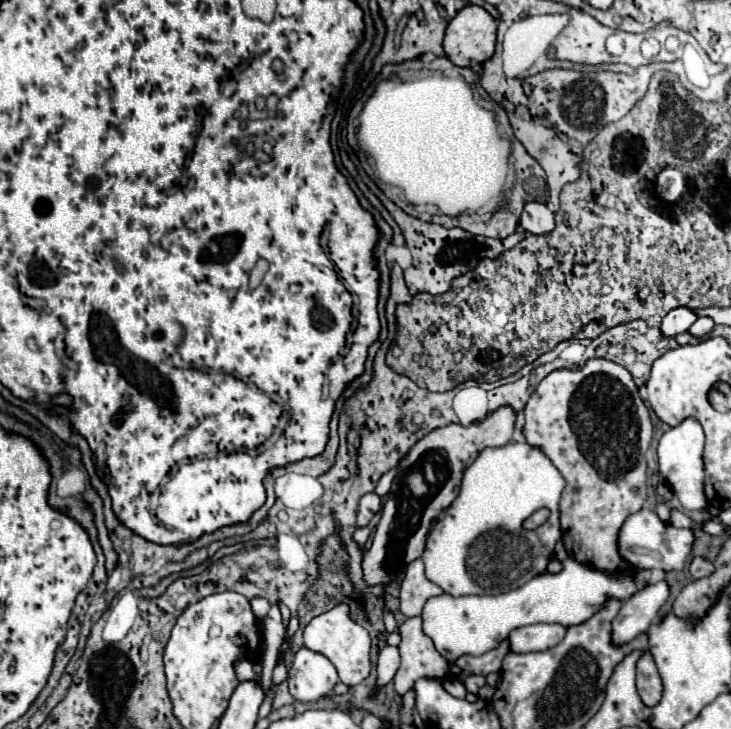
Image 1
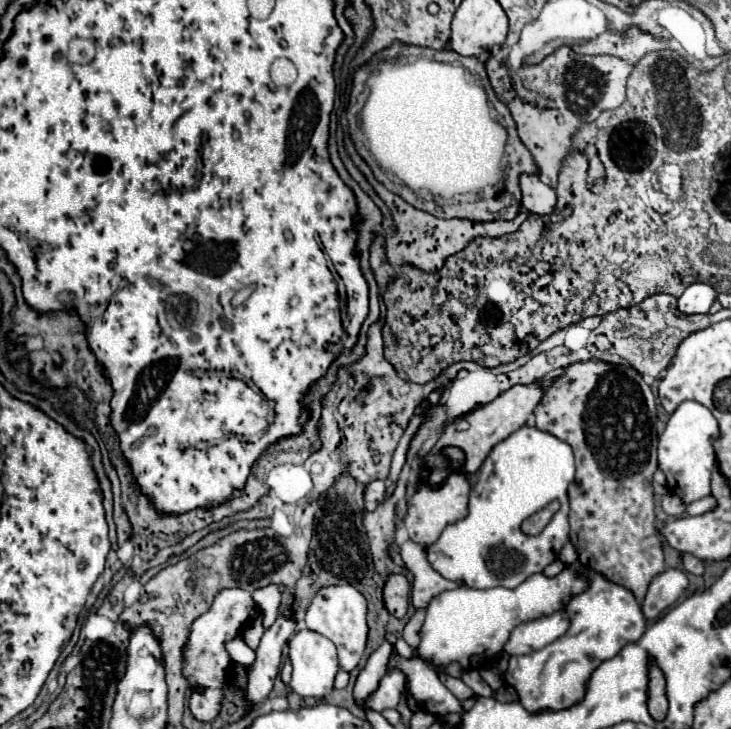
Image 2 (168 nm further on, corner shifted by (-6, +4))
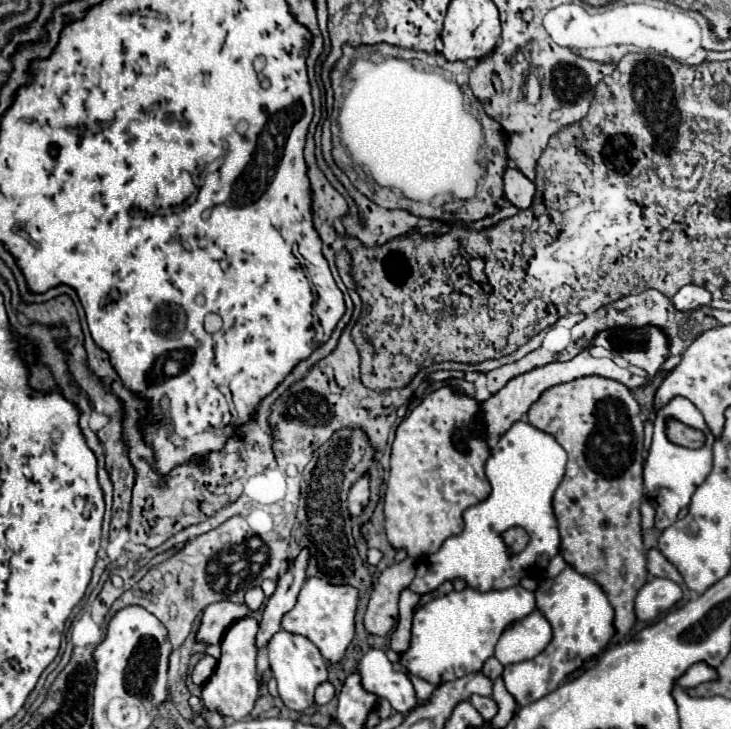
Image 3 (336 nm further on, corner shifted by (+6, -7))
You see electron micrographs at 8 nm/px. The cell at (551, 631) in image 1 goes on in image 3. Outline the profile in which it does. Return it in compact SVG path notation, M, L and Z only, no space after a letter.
M534 610L526 618L514 622L510 628L504 630L496 644L496 658L502 666L532 660L548 646L550 640L552 626L540 610Z

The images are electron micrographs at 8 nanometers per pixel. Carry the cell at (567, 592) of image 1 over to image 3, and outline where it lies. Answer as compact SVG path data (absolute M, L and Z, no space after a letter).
M512 586L500 592L492 590L484 594L470 588L464 588L462 592L450 592L416 610L412 642L406 658L400 654L400 664L412 676L436 686L440 682L454 680L454 676L460 678L470 672L478 672L494 654L494 646L500 634L516 620L528 616L534 608L534 594L522 586Z

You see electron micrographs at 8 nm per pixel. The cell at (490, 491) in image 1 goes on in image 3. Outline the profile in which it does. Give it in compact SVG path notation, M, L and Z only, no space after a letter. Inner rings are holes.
M516 422L490 450L486 462L486 478L492 486L490 496L464 512L464 530L460 534L450 536L438 552L418 558L416 578L408 588L416 594L426 594L446 580L464 580L472 590L492 592L518 586L526 576L544 574L548 562L560 550L552 496L564 478L564 468L566 452L550 434L528 422ZM514 526L524 526L530 534L530 542L520 554L510 552L502 538L502 532Z

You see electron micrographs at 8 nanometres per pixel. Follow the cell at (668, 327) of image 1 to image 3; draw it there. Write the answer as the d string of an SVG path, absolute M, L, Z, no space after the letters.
M688 284L676 292L676 296L672 298L672 304L680 312L692 312L692 308L702 308L704 304L708 304L710 298L712 298L712 294L708 290L704 290L702 286Z

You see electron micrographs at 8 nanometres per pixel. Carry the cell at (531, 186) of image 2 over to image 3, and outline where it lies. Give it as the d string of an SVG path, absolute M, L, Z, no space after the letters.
M508 168L504 174L504 194L518 210L526 210L534 202L536 186L522 172Z

